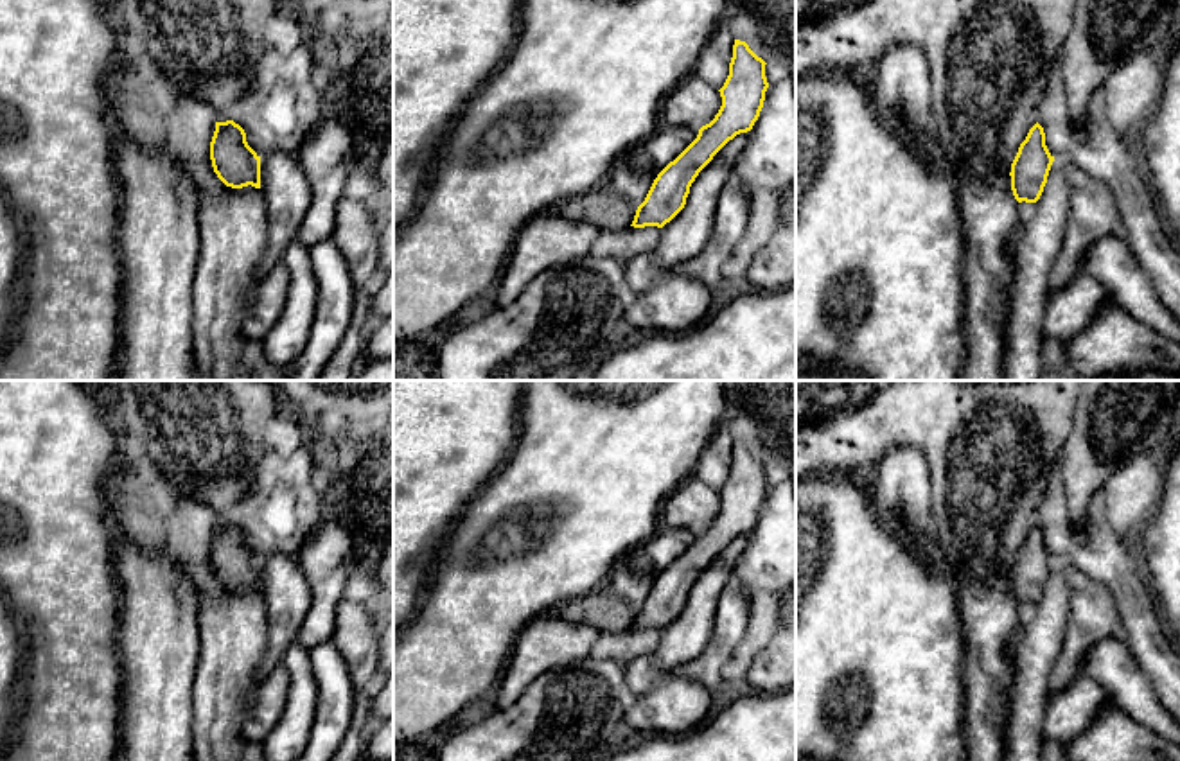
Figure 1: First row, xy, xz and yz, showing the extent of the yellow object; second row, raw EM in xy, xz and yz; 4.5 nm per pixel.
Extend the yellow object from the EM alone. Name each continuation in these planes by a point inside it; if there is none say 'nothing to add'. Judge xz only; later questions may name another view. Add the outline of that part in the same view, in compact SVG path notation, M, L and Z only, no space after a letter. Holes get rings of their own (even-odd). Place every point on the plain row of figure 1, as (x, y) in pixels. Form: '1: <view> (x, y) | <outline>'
nothing to add

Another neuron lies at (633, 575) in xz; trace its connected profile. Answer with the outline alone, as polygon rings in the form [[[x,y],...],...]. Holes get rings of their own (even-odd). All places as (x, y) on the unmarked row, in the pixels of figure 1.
[[[661,526],[645,542],[630,547],[612,565],[605,582],[609,592],[639,608],[657,576],[674,564],[699,537],[697,529],[686,526]]]

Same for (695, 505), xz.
[[[690,477],[665,501],[661,526],[686,526],[700,531],[715,520],[720,508],[720,494],[709,485]]]

